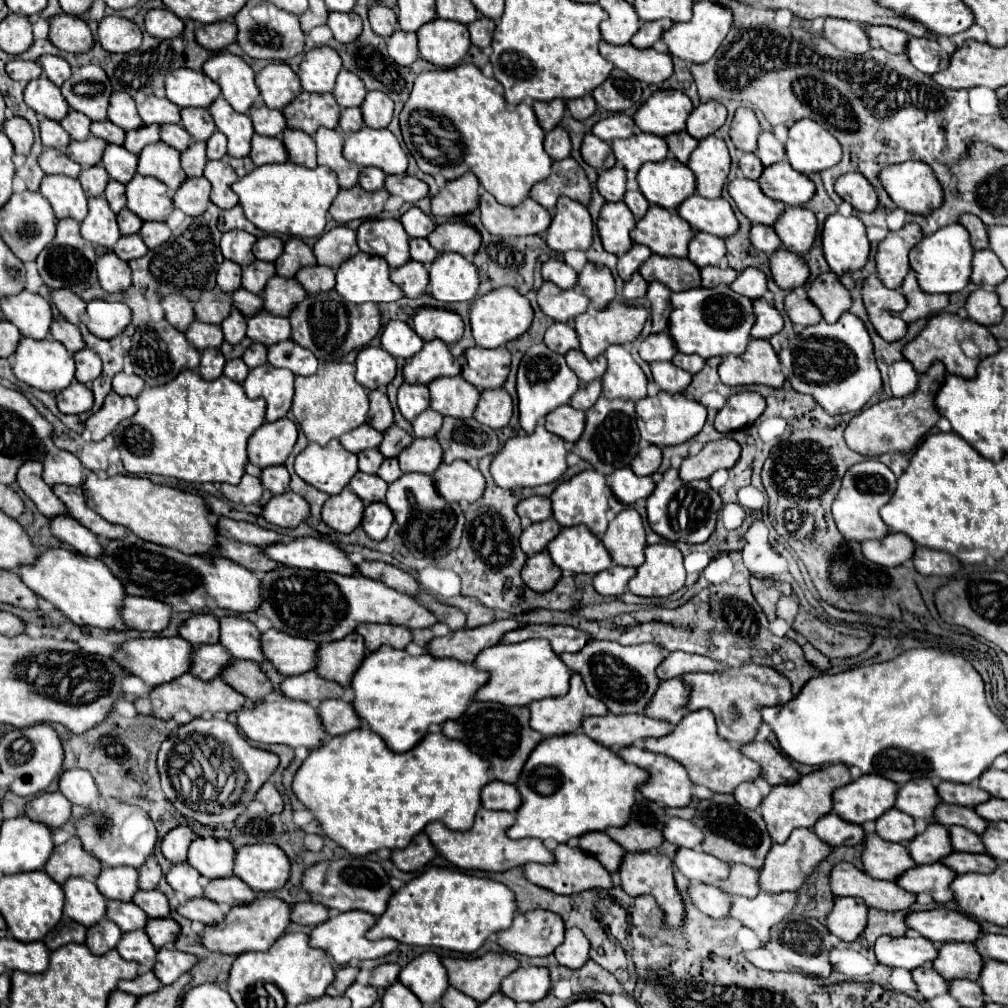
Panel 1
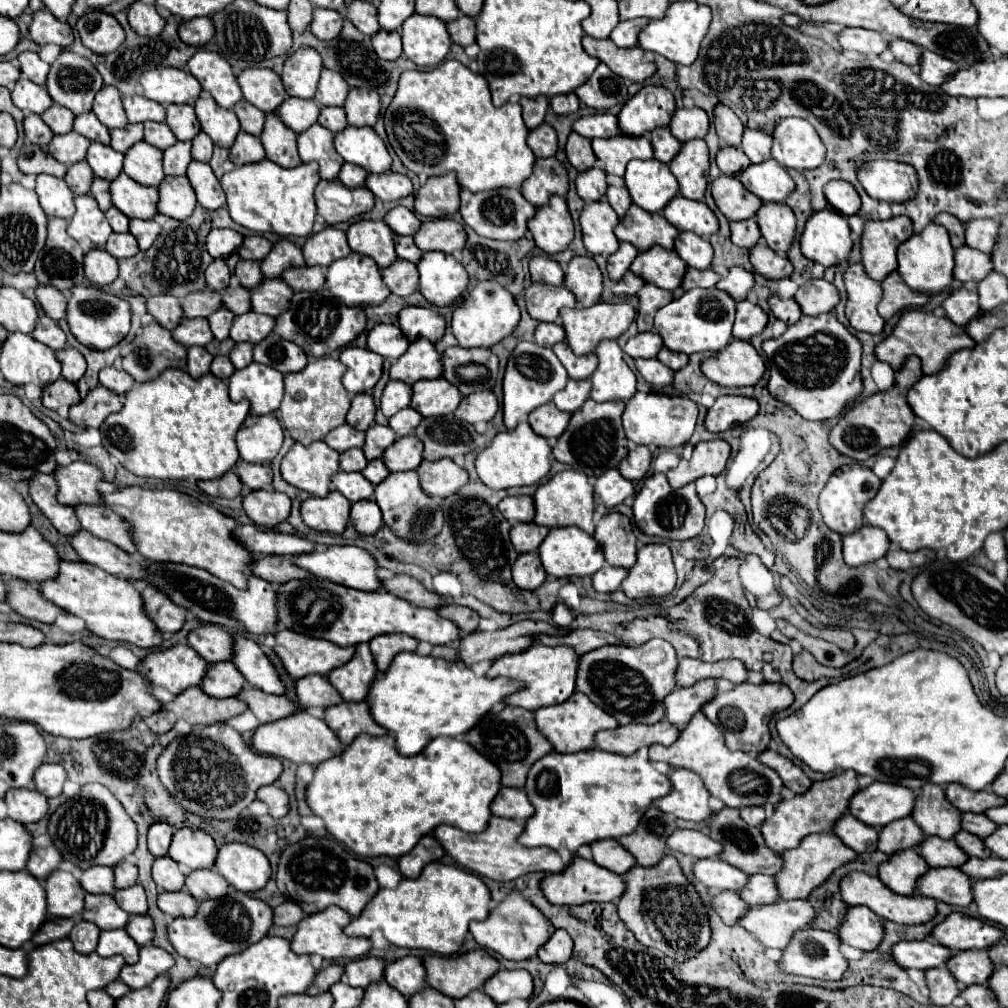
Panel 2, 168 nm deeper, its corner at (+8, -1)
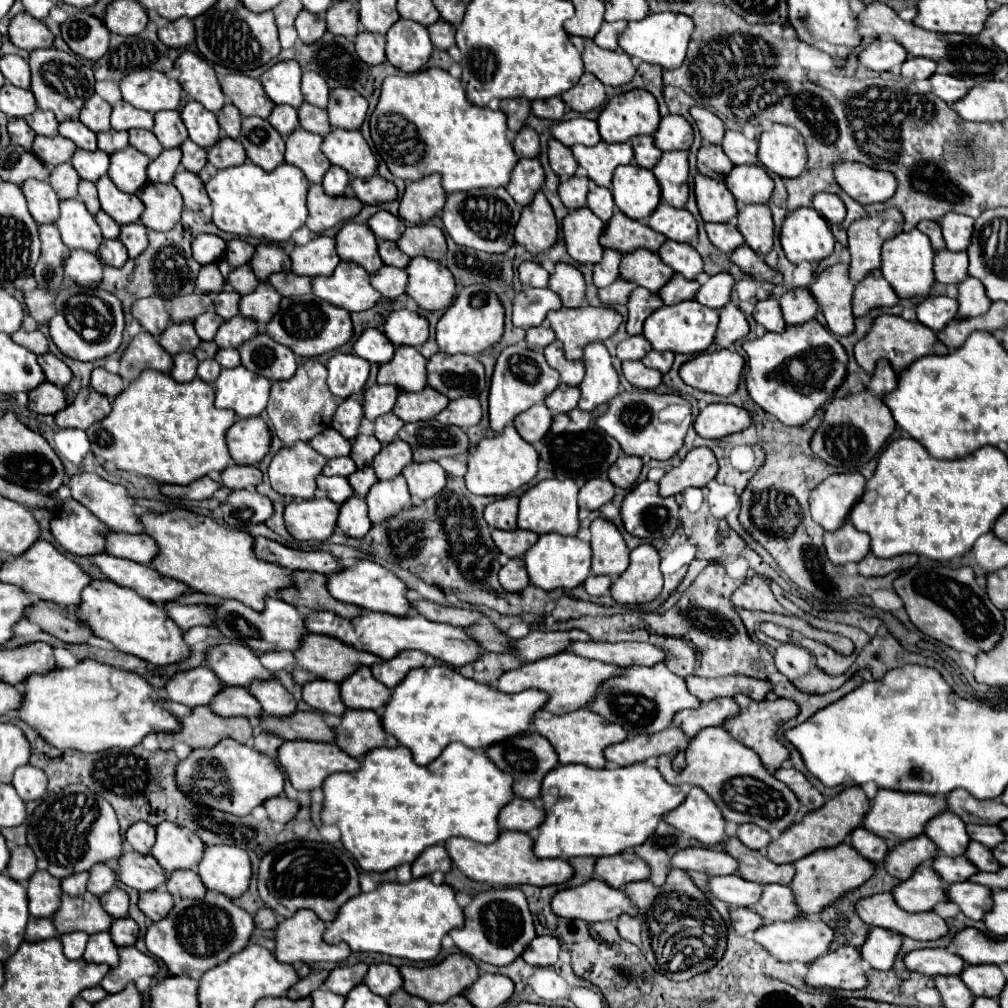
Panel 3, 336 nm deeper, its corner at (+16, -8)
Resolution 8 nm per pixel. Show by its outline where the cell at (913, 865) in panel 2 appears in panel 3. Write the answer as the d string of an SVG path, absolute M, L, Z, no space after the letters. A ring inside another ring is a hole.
M922 864L916 868L914 876L894 888L894 898L906 912L928 912L936 904L948 902L946 884L940 874L930 868L932 864Z

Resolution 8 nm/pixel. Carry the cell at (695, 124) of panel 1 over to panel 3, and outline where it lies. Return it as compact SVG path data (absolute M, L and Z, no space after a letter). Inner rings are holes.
M668 114L660 120L660 126L652 134L652 138L654 138L656 148L660 148L662 152L690 150L694 134L692 134L692 126L686 122L686 118Z

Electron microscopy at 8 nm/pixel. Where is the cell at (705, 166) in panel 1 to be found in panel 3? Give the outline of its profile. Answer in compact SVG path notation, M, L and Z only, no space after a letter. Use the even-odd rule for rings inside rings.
M664 152L652 174L660 184L660 196L674 208L684 208L688 200L688 152Z

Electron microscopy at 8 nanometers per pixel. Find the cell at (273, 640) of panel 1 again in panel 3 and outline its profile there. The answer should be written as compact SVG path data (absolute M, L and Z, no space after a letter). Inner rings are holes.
M304 636L302 646L294 652L298 664L294 670L294 680L298 684L306 684L310 680L332 680L332 682L344 682L352 672L360 666L370 666L384 662L380 656L372 656L370 652L356 652L356 648L348 648L348 644L340 644L340 640L332 640L328 636Z

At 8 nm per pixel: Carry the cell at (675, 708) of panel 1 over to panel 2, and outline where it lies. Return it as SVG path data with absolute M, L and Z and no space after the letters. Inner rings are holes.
M714 679L696 681L696 685L674 689L668 697L664 697L664 711L666 721L676 725L678 729L684 729L690 721L690 717L700 711L700 707L710 701L714 695Z

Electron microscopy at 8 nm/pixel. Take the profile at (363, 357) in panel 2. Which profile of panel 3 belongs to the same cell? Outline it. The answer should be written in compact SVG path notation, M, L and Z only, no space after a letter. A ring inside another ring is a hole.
M334 354L328 364L328 386L338 398L350 398L364 390L370 364L356 354Z

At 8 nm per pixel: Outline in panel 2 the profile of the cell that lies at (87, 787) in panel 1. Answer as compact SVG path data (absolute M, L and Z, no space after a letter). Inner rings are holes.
M44 763L38 767L36 775L34 775L34 785L36 791L40 791L46 797L58 797L62 795L62 787L68 779L68 773L62 765L52 765L52 763Z

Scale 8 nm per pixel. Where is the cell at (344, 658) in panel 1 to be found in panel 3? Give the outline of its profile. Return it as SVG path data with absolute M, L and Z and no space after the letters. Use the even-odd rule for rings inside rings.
M366 666L358 668L348 680L344 680L340 690L342 702L350 710L380 710L388 702L388 696L392 696L392 690L380 684Z

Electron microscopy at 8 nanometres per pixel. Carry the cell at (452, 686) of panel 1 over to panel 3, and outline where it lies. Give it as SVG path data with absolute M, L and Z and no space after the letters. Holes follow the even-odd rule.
M434 666L434 668L416 668L410 670L408 676L392 690L392 698L384 708L382 724L384 730L398 738L398 742L414 754L414 760L418 764L430 764L430 760L436 760L440 752L450 742L462 742L474 750L486 750L488 744L498 744L516 736L526 736L532 732L532 720L536 714L544 708L548 702L548 696L540 690L524 690L520 694L504 694L488 684L480 684L476 680L464 678L458 670L450 666Z

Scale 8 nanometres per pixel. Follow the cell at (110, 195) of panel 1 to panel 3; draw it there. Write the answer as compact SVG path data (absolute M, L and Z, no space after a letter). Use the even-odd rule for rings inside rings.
M82 180L82 182L78 184L78 196L80 196L80 200L86 204L86 208L88 208L90 214L96 214L96 212L100 210L100 202L98 202L96 186L94 186L92 182Z

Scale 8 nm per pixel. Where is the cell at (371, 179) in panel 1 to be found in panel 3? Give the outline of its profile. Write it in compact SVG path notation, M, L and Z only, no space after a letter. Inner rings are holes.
M330 166L330 170L326 172L326 176L322 180L322 186L324 186L324 192L328 192L330 196L346 194L348 172L344 172L344 168L340 168L340 166Z

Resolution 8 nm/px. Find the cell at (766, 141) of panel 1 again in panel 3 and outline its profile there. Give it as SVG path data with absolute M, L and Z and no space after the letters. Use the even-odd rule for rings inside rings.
M726 130L726 136L720 146L724 154L732 160L732 164L758 164L758 158L756 158L758 140L750 140L742 132Z

